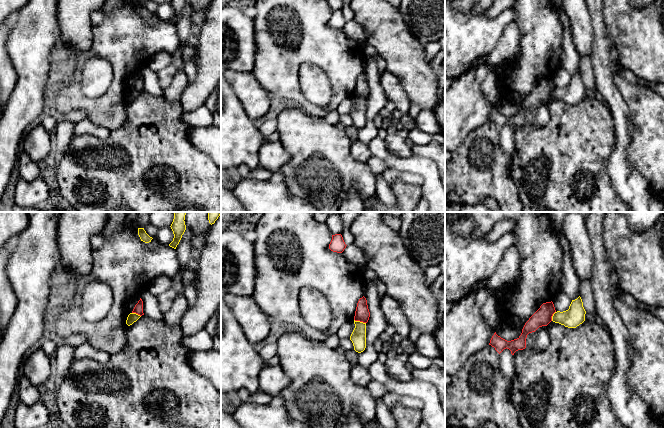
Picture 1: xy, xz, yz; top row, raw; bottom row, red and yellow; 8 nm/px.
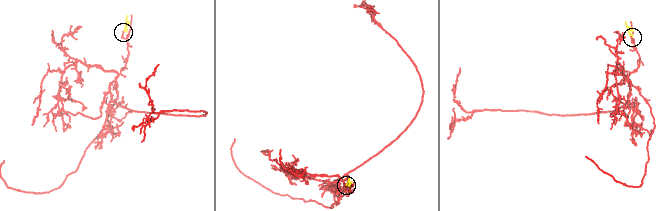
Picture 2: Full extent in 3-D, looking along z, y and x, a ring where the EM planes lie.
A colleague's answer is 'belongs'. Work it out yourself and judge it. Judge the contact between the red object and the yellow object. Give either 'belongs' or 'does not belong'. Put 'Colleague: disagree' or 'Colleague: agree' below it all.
does not belong
Colleague: disagree

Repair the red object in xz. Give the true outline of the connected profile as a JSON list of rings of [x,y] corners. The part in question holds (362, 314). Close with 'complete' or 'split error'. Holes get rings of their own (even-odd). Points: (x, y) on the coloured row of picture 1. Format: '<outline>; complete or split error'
[[[363,296],[362,298],[359,299],[357,303],[354,320],[367,323],[369,320],[369,317],[370,317],[370,312],[368,309],[367,300]]]; complete

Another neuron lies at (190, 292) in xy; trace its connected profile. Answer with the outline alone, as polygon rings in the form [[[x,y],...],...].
[[[194,285],[184,287],[184,295],[188,301],[189,307],[196,303],[197,289]]]

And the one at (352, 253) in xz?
[[[347,245],[342,254],[349,262],[361,267],[362,269],[366,266],[365,255],[357,246]]]

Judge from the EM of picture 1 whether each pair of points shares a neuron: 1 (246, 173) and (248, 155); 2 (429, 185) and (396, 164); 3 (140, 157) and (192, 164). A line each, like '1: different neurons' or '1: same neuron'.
1: different neurons
2: same neuron
3: same neuron

